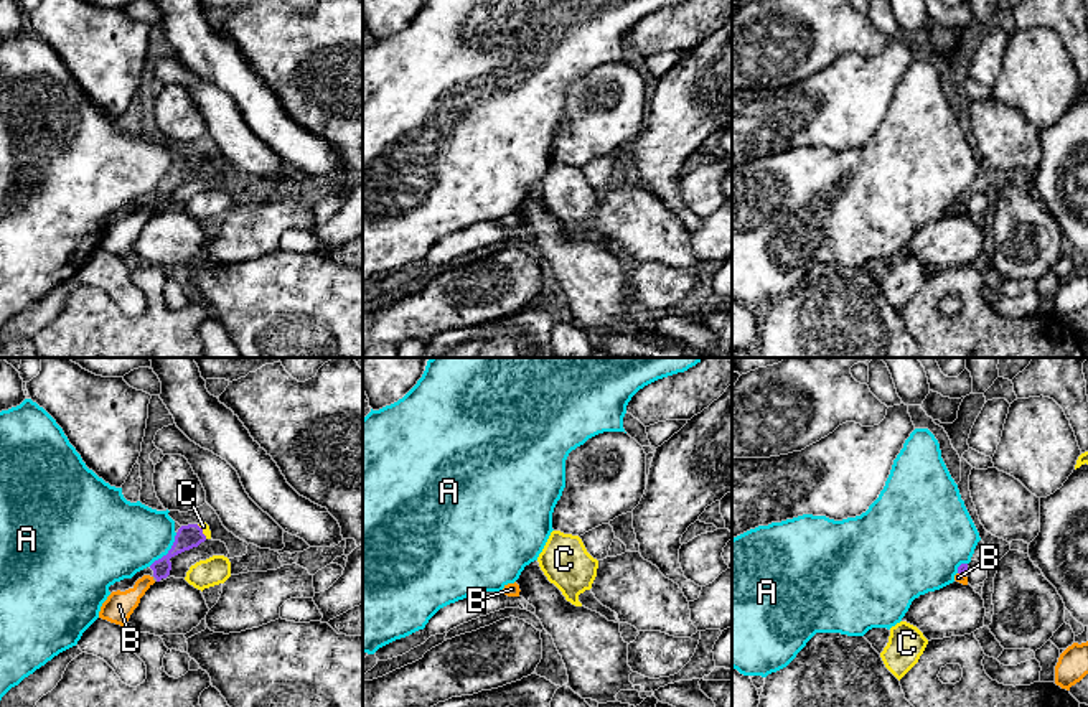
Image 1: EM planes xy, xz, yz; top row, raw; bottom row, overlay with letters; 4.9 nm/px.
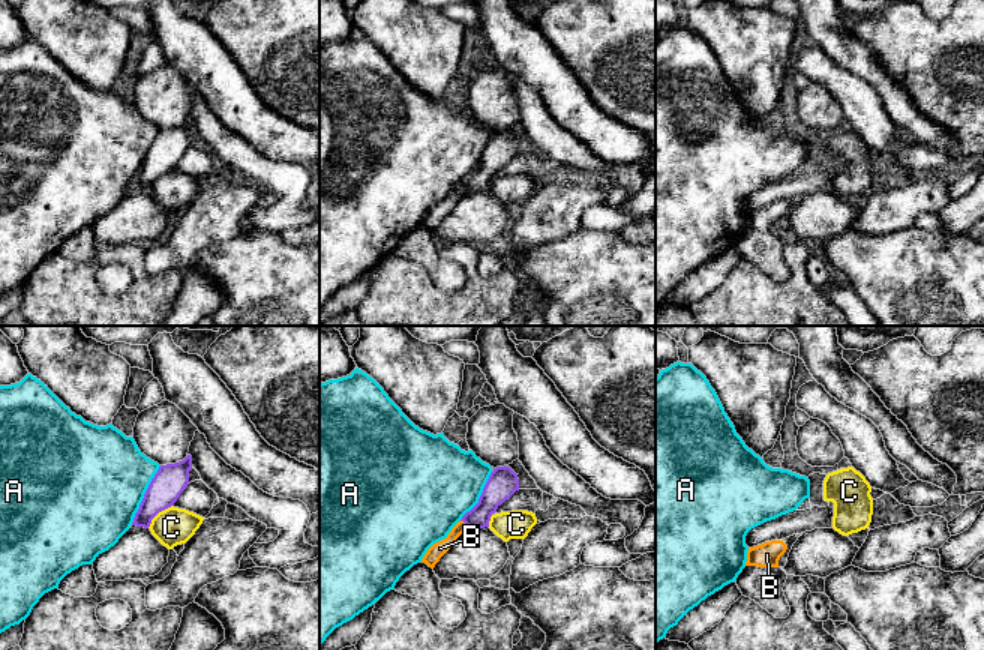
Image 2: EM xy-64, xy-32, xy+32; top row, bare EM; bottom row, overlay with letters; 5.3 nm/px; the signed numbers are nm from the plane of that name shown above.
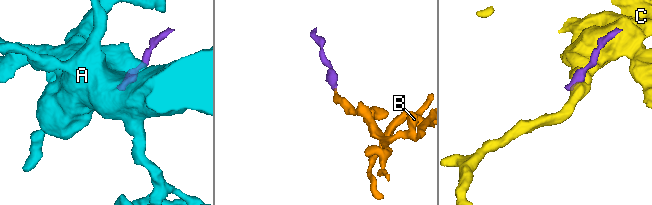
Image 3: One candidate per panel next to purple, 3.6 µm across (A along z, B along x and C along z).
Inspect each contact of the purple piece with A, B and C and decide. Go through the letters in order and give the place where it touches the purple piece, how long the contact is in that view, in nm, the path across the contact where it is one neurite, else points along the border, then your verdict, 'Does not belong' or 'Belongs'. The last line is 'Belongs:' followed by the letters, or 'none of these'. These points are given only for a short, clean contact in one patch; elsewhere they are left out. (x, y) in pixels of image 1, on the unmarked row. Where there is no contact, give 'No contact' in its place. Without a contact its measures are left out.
A: Touches purple at xy (168, 183). Shared border 220 nm. Boundary: xy (177, 163), (172, 178), (149, 196). Does not belong
B: Touches purple at yz (961, 205). Shared border 40 nm. Path across: yz (963, 198), (961, 205), (958, 208). Belongs
C: Touches purple at xy (201, 162). Shared border 90 nm. Boundary: xy (196, 155), (206, 168). Does not belong
Belongs: B

